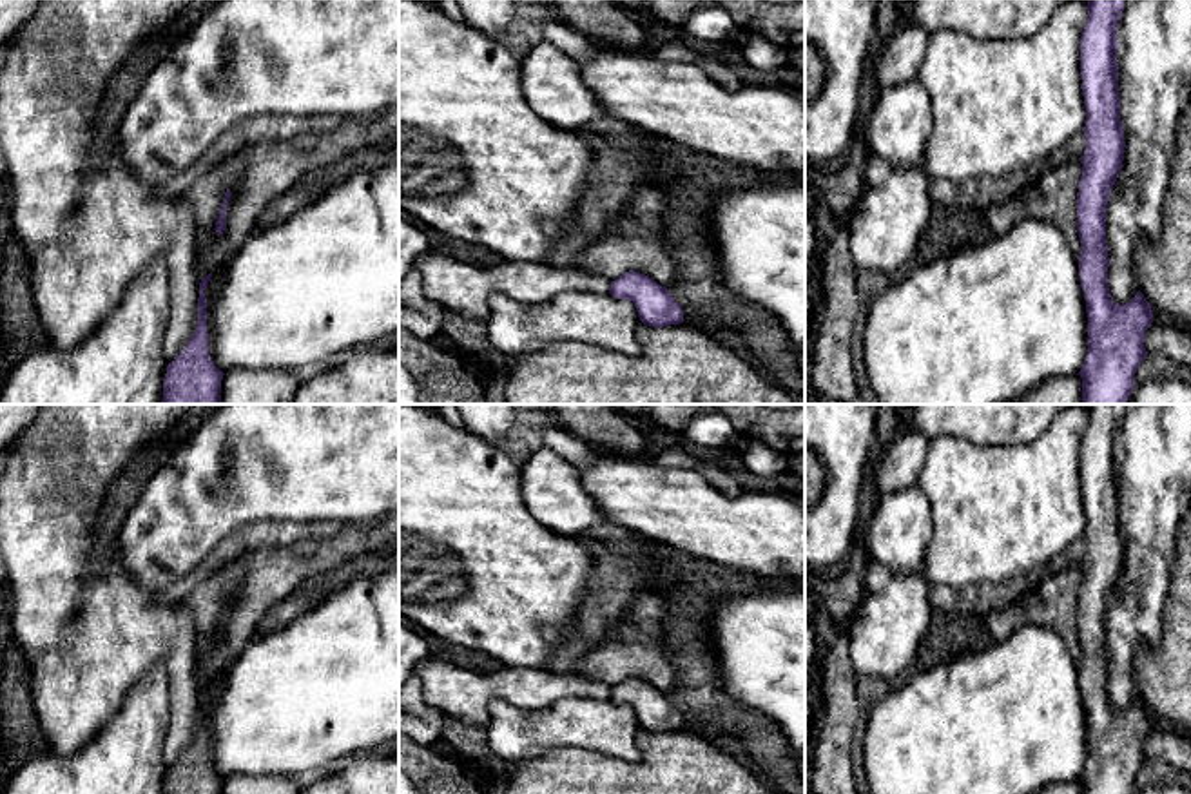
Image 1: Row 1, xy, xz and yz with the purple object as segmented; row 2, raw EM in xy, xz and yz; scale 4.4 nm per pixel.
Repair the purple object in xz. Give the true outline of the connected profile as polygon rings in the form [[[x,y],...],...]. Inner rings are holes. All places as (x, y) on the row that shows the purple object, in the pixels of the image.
[[[629,270],[611,281],[609,294],[634,303],[644,324],[663,328],[683,323],[683,310],[671,292],[645,274]]]

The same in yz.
[[[1124,0],[1086,2],[1080,76],[1088,118],[1077,227],[1082,247],[1079,276],[1088,312],[1088,355],[1079,375],[1082,404],[1124,404],[1133,393],[1137,368],[1147,355],[1144,337],[1155,319],[1140,290],[1126,305],[1115,303],[1109,294],[1106,207],[1126,149],[1117,63],[1117,29]]]

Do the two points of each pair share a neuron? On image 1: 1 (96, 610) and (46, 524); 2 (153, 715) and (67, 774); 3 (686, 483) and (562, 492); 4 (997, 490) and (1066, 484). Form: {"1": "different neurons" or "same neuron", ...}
{"1": "same neuron", "2": "same neuron", "3": "different neurons", "4": "same neuron"}

